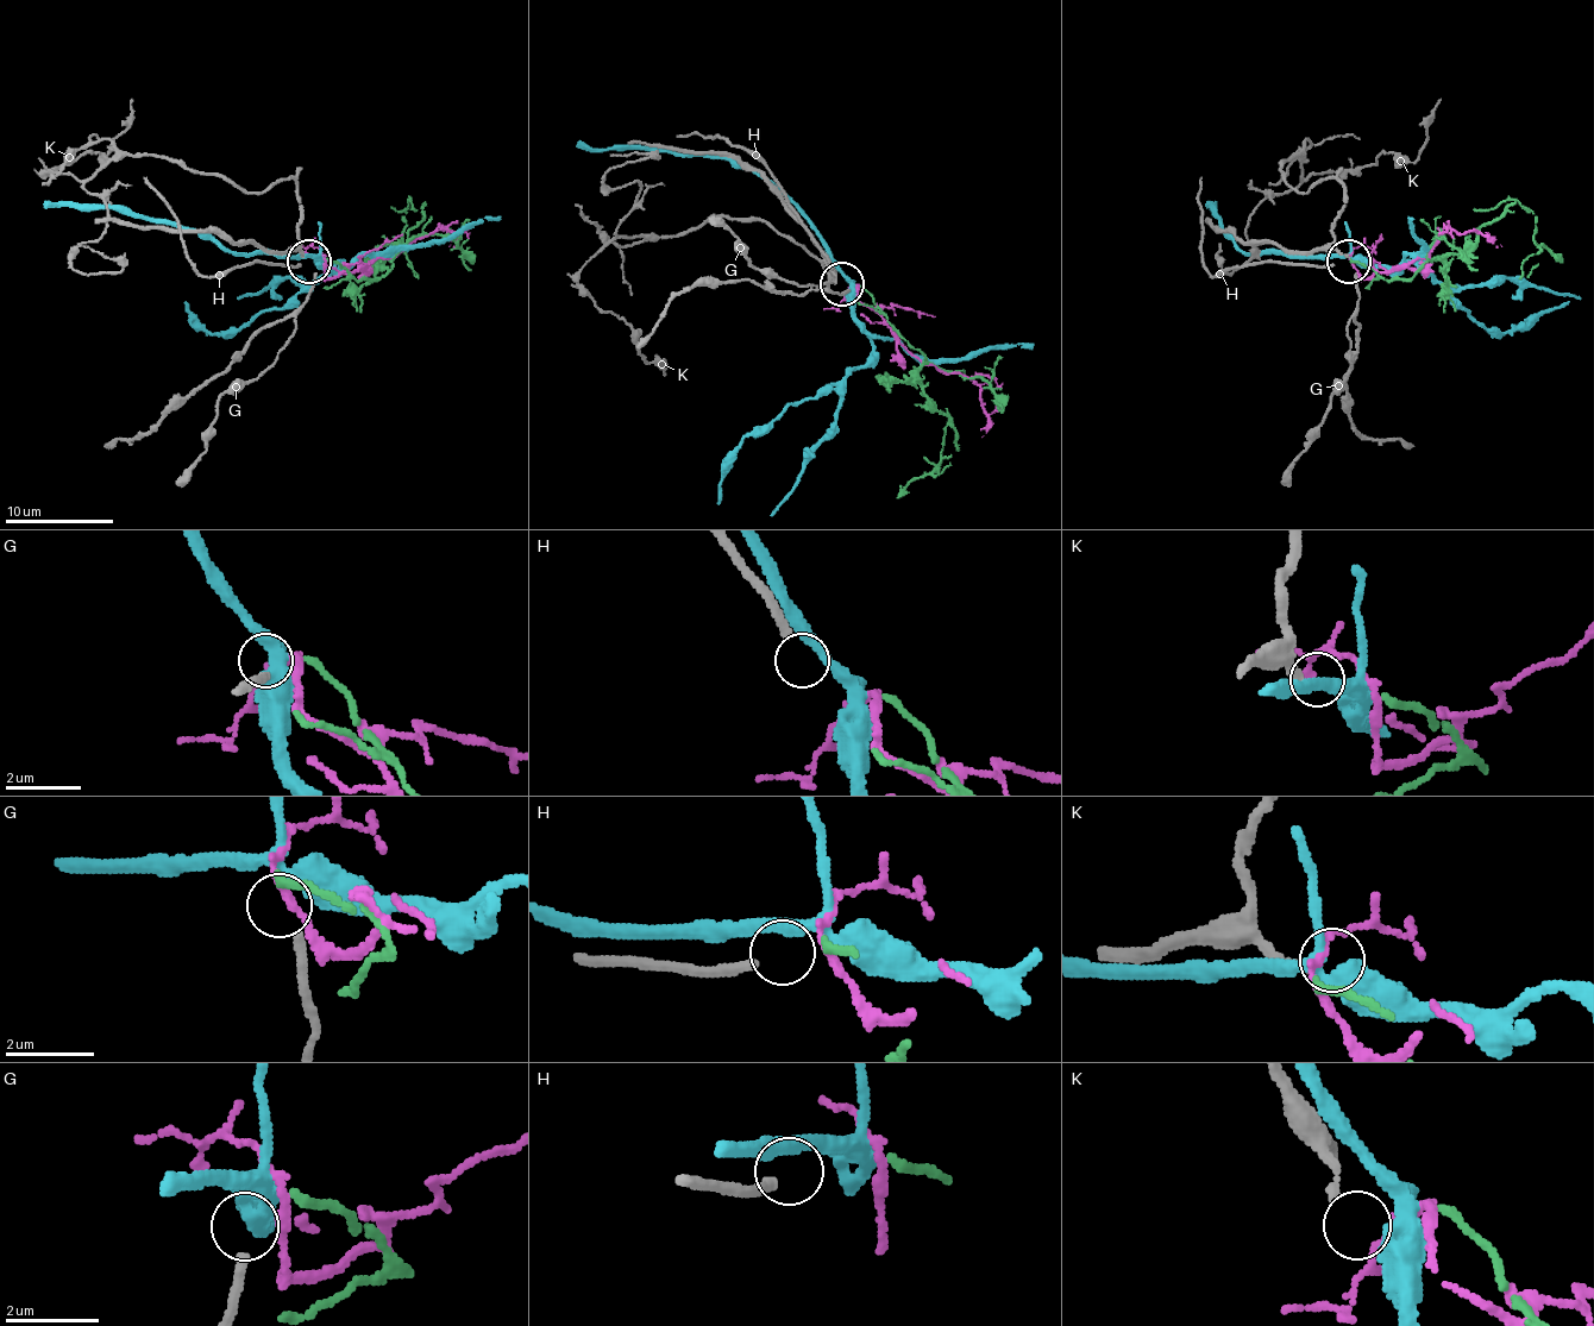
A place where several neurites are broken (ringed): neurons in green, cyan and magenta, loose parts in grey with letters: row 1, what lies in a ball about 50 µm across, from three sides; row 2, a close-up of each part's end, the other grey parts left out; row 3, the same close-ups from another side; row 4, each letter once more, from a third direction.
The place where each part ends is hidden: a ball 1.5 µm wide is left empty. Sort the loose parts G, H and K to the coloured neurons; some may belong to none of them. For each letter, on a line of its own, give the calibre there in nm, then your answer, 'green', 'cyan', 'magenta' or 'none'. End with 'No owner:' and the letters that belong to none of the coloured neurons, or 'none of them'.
G: calibre 220 nm; cyan
H: calibre 240 nm; none
K: calibre 200 nm; none
No owner: H, K

